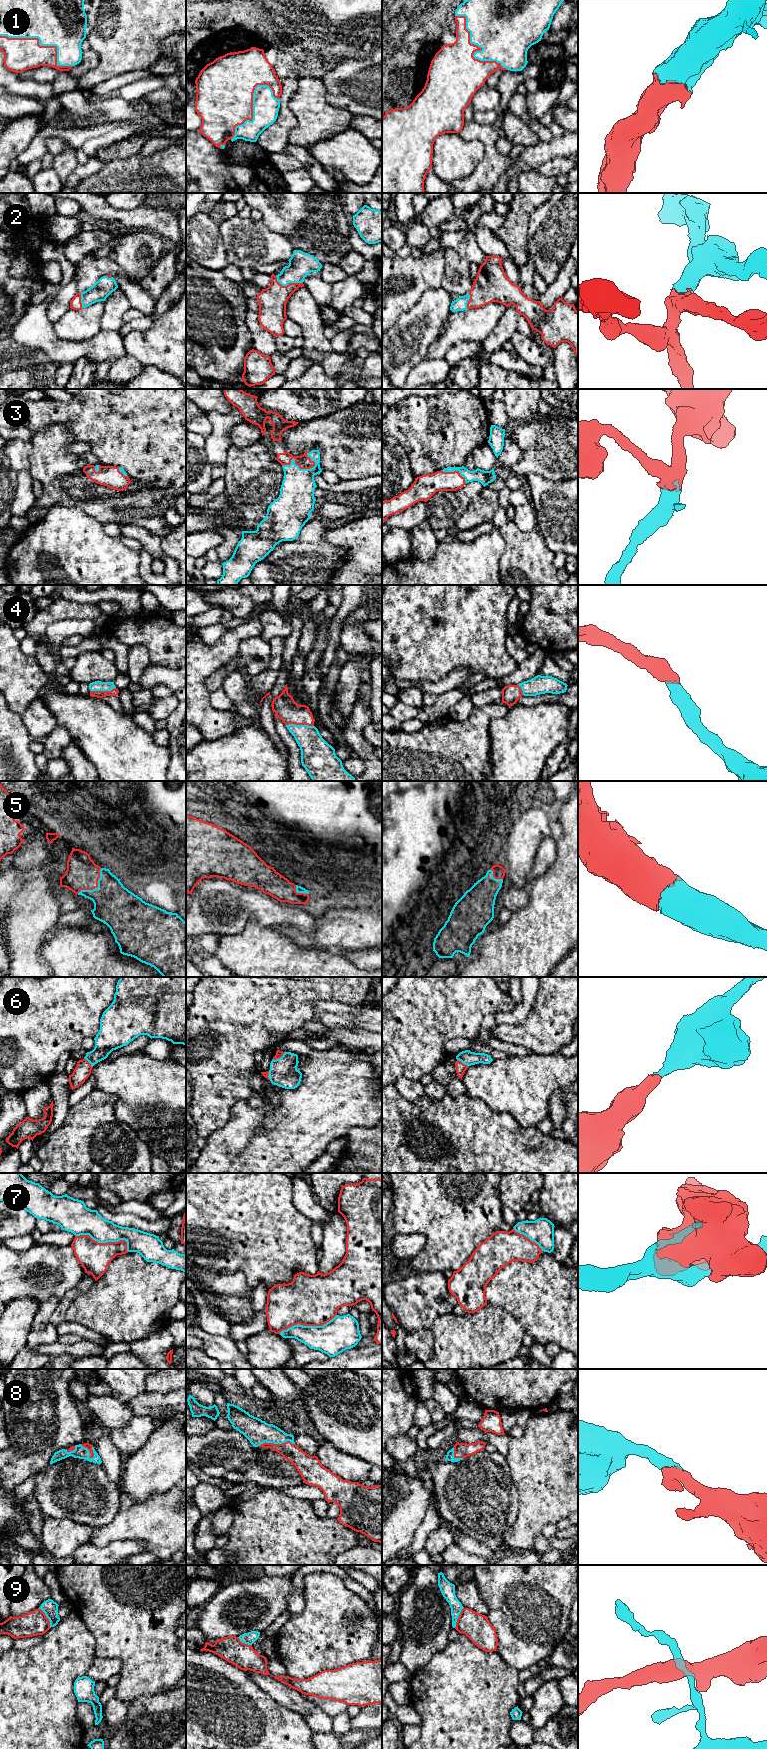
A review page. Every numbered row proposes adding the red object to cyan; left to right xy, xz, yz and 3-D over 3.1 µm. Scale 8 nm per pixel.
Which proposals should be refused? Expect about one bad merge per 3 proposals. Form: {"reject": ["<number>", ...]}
{"reject": ["7", "9"]}

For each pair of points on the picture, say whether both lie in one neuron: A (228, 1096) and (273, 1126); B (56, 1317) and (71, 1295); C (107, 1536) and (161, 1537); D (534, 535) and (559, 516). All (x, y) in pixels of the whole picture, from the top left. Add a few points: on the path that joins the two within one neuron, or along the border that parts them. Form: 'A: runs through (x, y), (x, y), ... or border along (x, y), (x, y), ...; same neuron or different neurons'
A: border along (259, 1107), (240, 1100), (225, 1123); different neurons
B: runs through (60, 1312), (66, 1300); same neuron
C: runs through (120, 1531), (148, 1531); same neuron
D: border along (537, 527), (546, 544); different neurons

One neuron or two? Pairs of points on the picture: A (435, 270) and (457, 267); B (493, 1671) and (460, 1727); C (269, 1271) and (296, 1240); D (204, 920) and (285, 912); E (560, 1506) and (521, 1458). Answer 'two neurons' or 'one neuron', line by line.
A: two neurons
B: one neuron
C: one neuron
D: one neuron
E: one neuron

